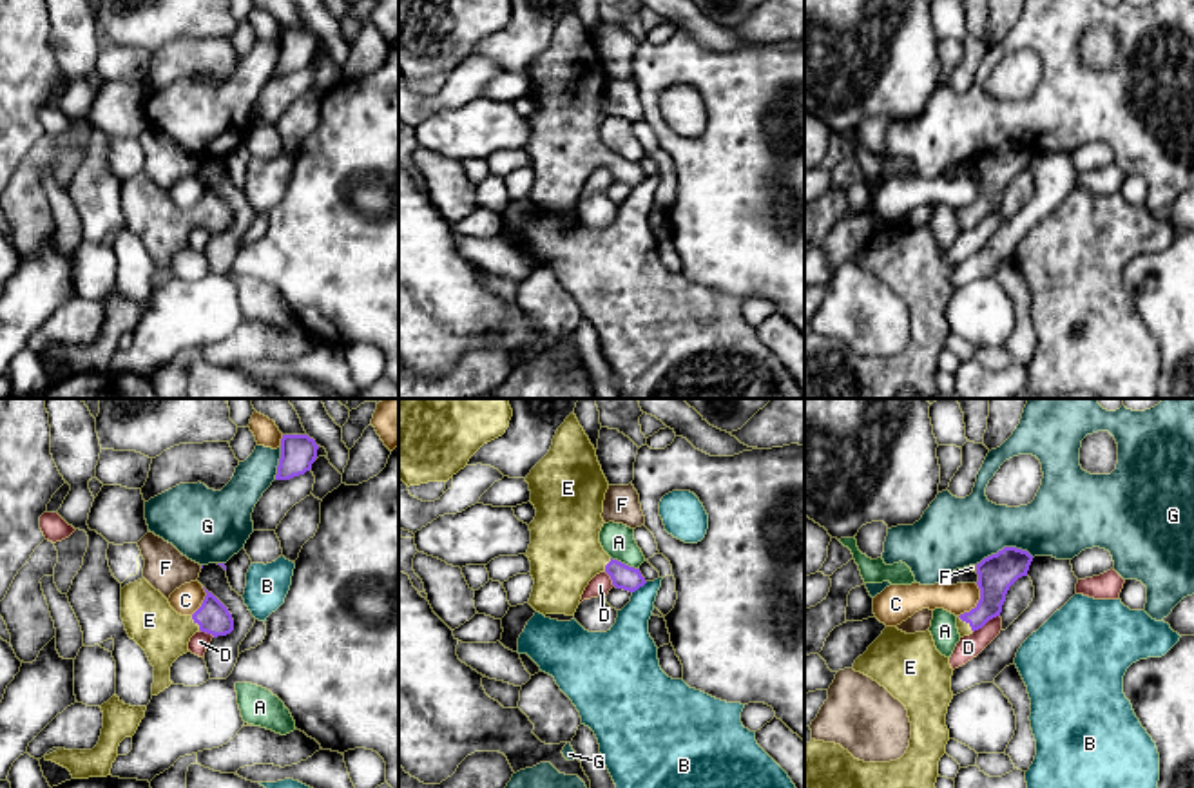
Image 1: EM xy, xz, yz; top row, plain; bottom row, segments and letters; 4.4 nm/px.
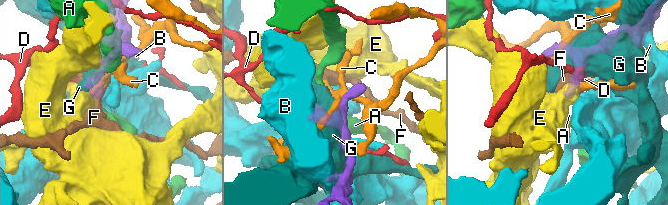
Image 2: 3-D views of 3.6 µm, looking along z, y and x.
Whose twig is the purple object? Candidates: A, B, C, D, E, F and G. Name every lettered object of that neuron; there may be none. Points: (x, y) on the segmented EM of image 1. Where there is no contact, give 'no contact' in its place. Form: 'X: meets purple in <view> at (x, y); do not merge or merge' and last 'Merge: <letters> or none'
A: meets purple in xz at (624, 564); do not merge
B: meets purple in xz at (640, 586); do not merge
C: meets purple in yz at (977, 604); do not merge
D: meets purple in yz at (986, 622); do not merge
E: meets purple in yz at (966, 622); merge
F: meets purple in yz at (977, 569); do not merge
G: meets purple in yz at (1004, 547); do not merge
Merge: E

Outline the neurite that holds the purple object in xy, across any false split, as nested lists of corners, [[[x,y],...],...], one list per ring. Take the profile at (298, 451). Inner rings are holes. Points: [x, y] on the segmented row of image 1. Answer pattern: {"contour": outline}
{"contour": [[[283,435],[275,480],[290,480],[312,469],[319,446],[308,435]]]}

